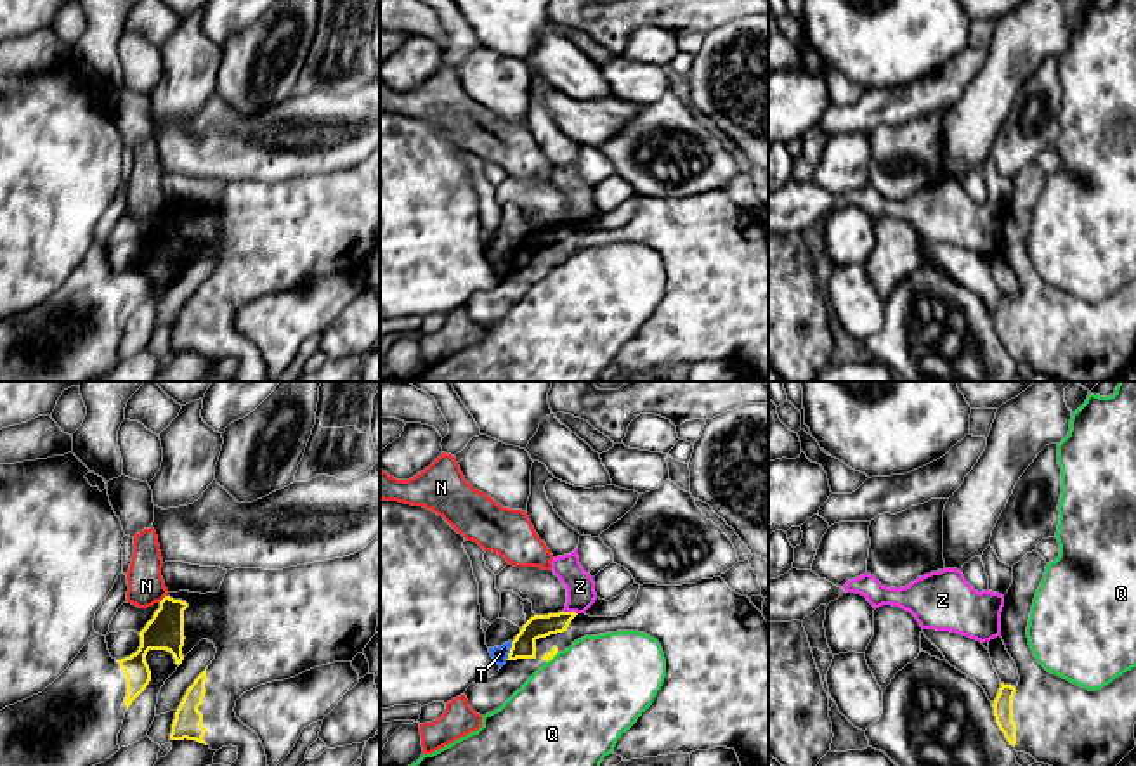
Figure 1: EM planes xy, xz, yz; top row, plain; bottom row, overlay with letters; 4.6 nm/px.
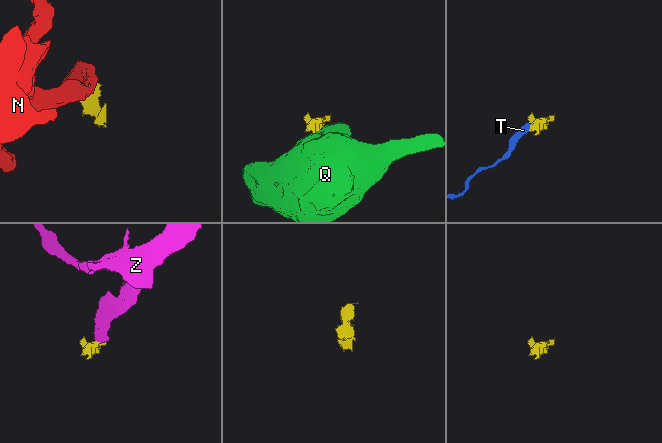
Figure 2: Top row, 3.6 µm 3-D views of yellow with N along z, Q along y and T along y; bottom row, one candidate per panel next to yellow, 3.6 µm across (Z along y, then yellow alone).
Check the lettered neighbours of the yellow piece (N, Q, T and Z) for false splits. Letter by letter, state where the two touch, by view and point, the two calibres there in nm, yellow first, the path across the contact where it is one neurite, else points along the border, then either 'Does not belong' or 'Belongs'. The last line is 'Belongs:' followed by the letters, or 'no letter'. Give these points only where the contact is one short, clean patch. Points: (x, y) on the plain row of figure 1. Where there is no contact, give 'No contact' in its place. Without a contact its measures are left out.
N: Touches yellow at xy (163, 210). Thickness 180 nm (yellow) against 170 nm. Boundary: xy (165, 207), (160, 214). Does not belong
Q: Touches yellow at xz (552, 269). Thickness 40 nm (yellow) against 480 nm. Does not belong
T: Touches yellow at xz (510, 262). Thickness 110 nm (yellow) against 80 nm. Boundary: xz (512, 253), (505, 271). Does not belong
Z: Touches yellow at xz (571, 224). Thickness 110 nm (yellow) against 130 nm. Boundary: xz (564, 222), (576, 226). Does not belong
Belongs: no letter

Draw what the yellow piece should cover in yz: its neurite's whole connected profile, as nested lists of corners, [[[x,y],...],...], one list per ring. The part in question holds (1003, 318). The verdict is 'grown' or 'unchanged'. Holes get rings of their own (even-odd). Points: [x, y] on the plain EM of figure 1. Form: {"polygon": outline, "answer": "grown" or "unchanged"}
{"polygon": [[[1037,163],[1013,177],[1001,250],[1020,293],[1016,300],[1001,295],[992,315],[996,334],[1016,364],[1054,381],[1115,381],[1136,359],[1136,279],[1089,303],[1037,274],[1027,237],[1046,177]]], "answer": "grown"}

